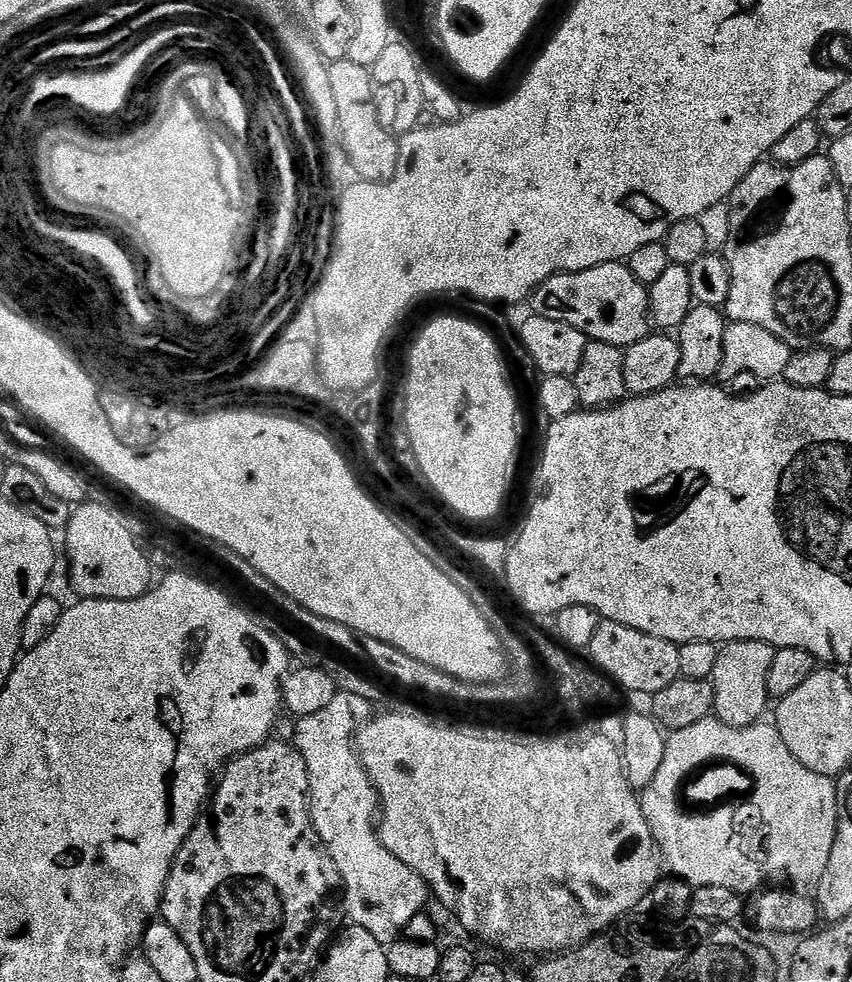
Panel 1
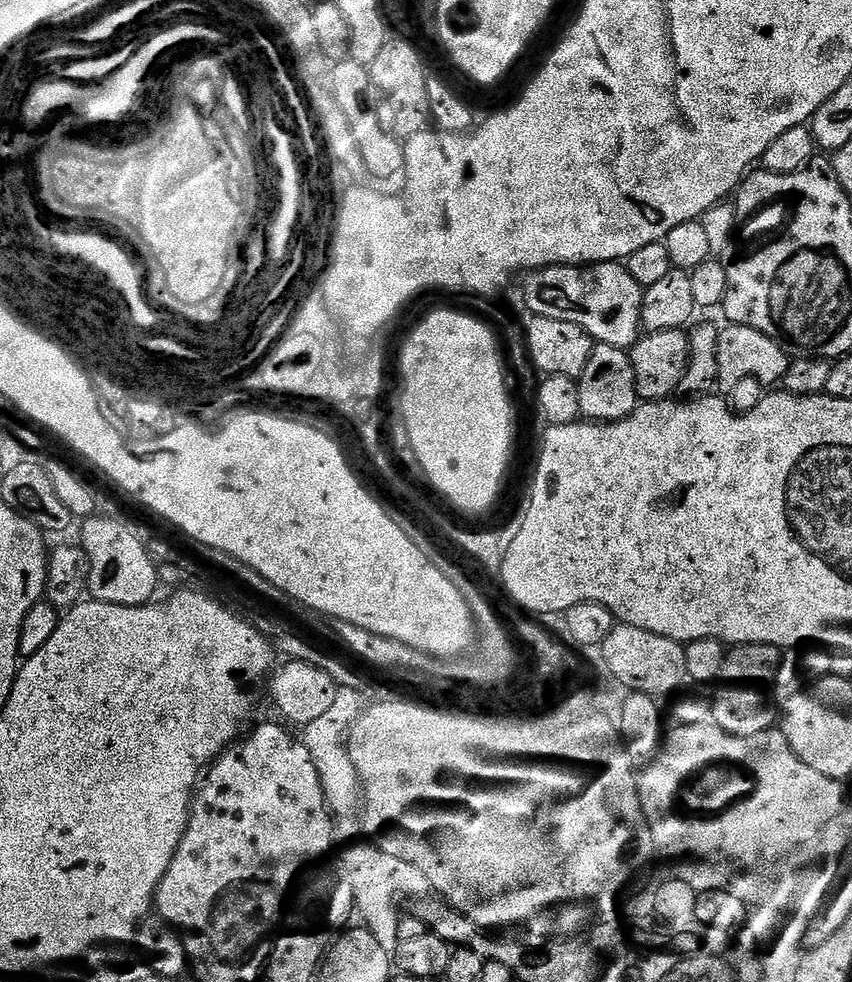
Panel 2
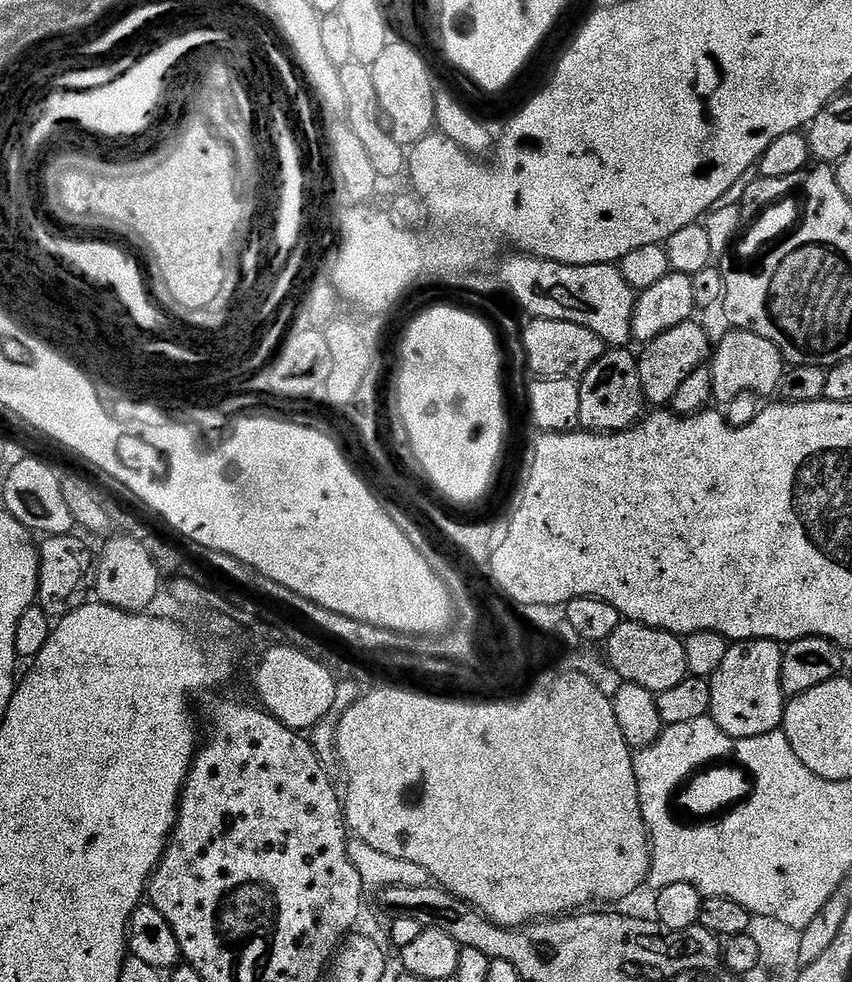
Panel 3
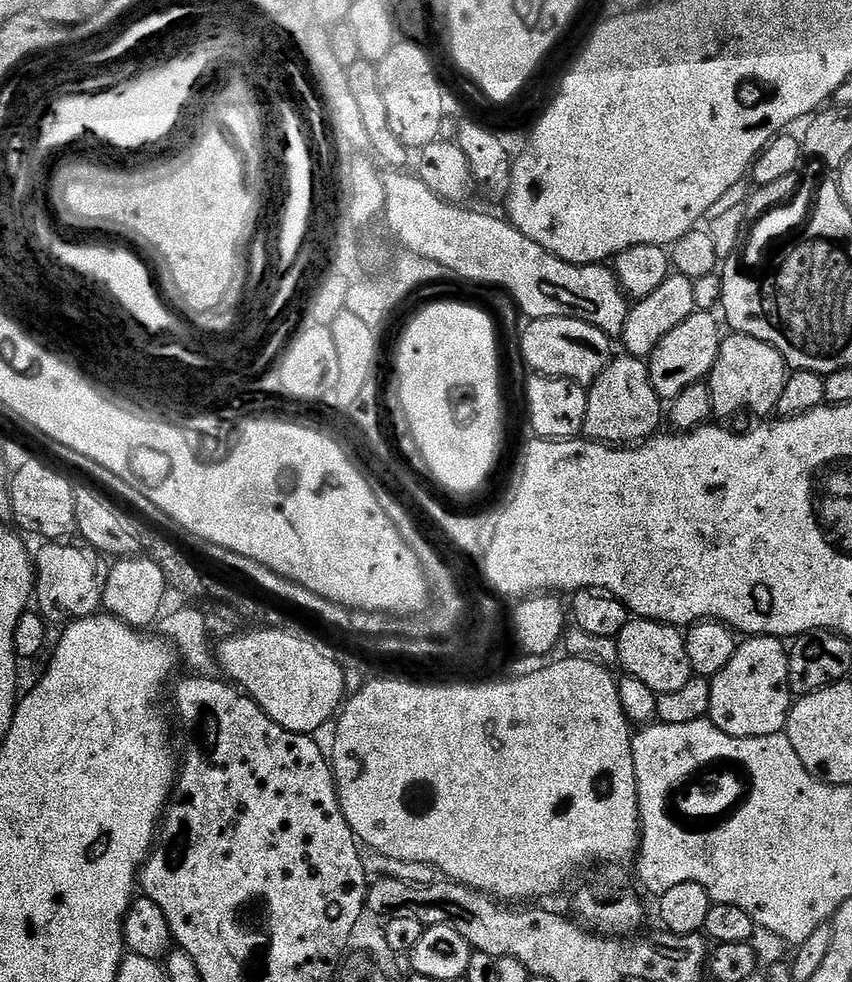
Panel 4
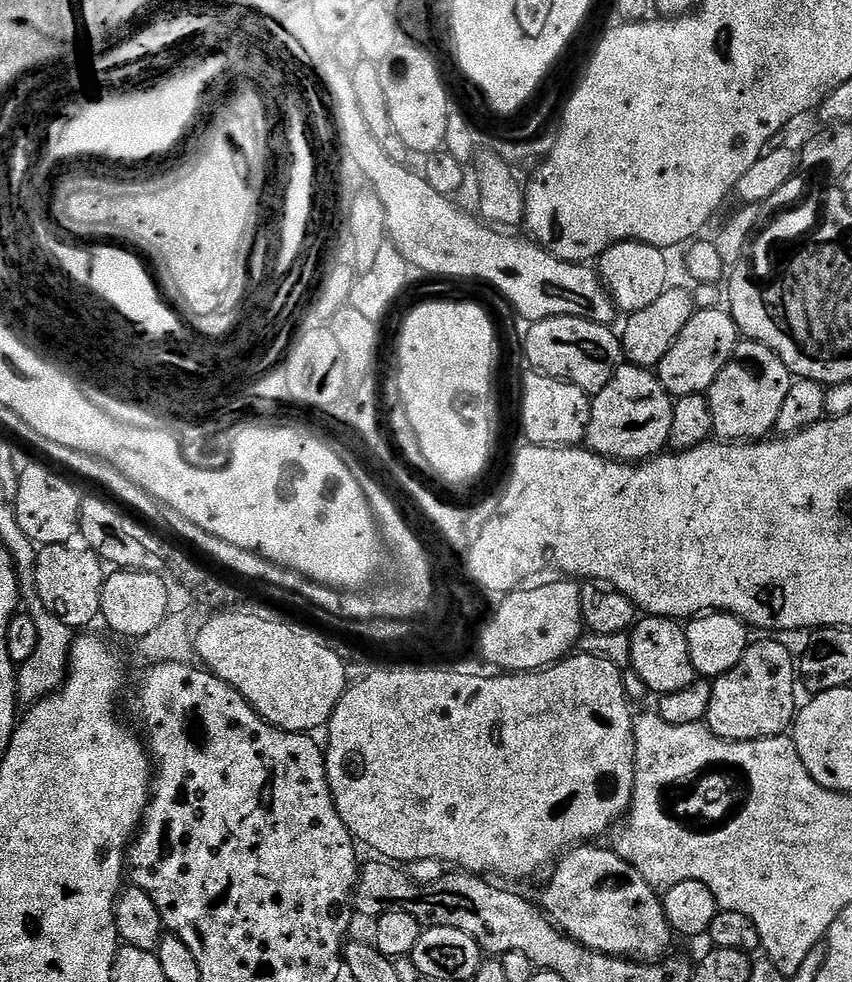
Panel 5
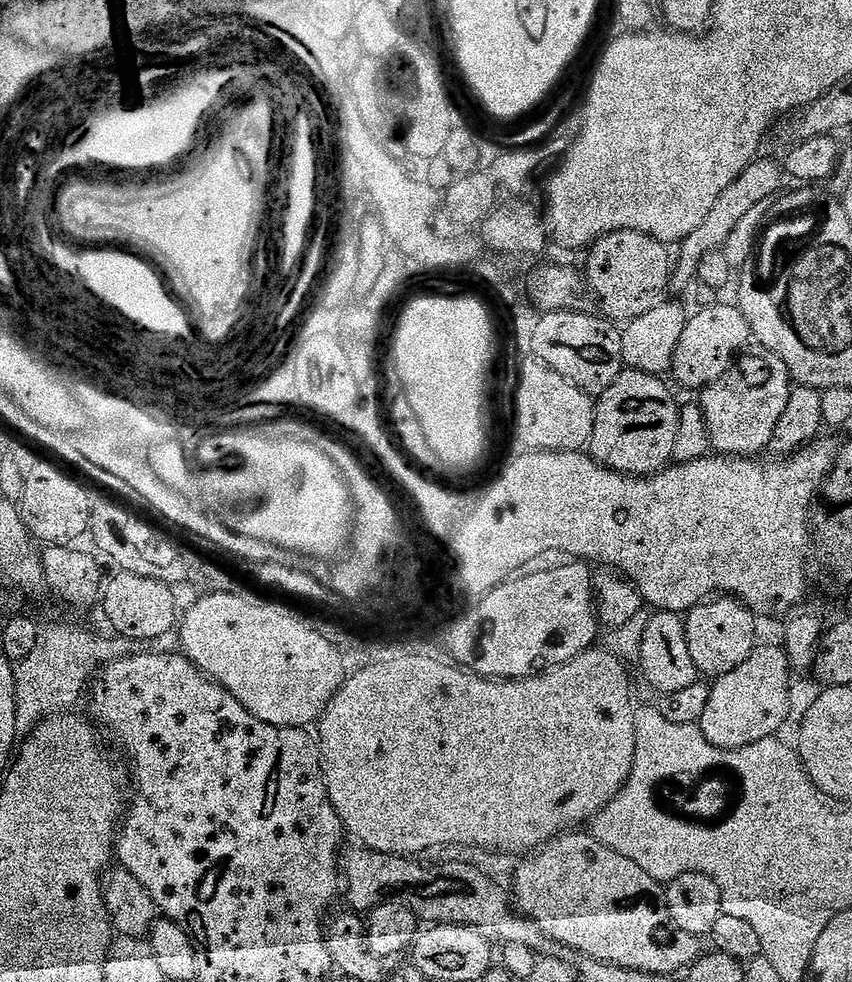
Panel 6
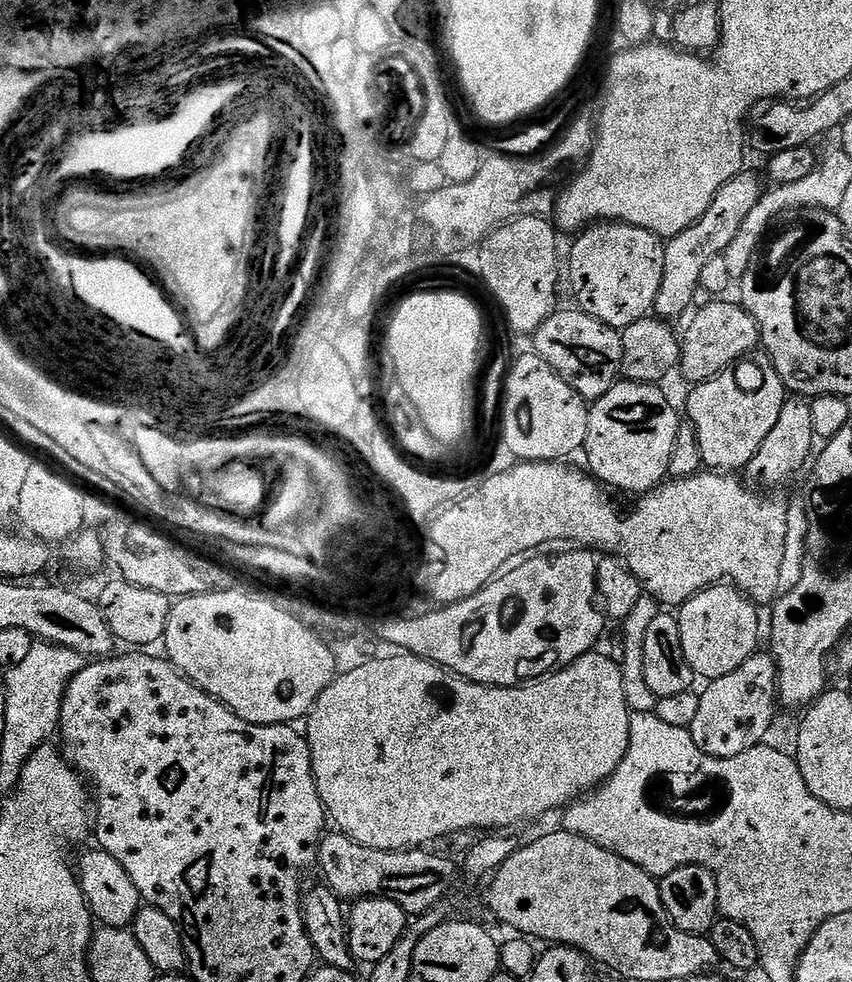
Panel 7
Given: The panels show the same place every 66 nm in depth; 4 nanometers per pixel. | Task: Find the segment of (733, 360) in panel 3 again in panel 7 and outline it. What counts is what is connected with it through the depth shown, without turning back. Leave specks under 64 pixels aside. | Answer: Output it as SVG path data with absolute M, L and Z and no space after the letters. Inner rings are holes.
M745 358L731 370L723 372L712 380L695 385L688 396L688 416L696 430L700 442L702 458L709 469L719 470L725 474L747 469L749 462L758 454L758 446L766 442L766 434L774 430L774 422L778 422L778 414L782 414L782 406L786 399L784 379L780 377L775 365L771 362L759 364L753 358Z

